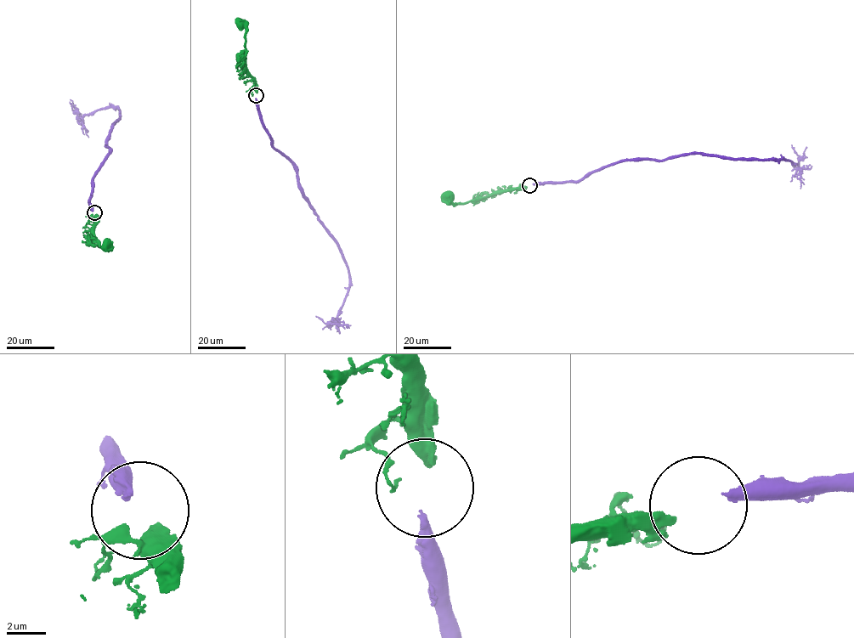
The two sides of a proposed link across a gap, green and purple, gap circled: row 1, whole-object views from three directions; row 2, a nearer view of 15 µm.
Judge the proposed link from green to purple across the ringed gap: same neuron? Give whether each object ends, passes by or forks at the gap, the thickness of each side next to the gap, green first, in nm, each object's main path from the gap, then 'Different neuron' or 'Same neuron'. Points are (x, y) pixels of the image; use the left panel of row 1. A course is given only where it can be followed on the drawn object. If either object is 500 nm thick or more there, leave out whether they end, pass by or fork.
At the ring green ends. At the ring purple ends. Thickness 480 nm (green) against 320 nm. Course of green: (95, 214), (99, 218), (95, 226), (94, 236), (100, 246), (107, 250), (105, 244). Course of purple: (93, 211), (87, 203), (91, 186), (109, 152), (104, 144), (119, 110), (112, 105), (82, 118), (70, 102). Same neuron

